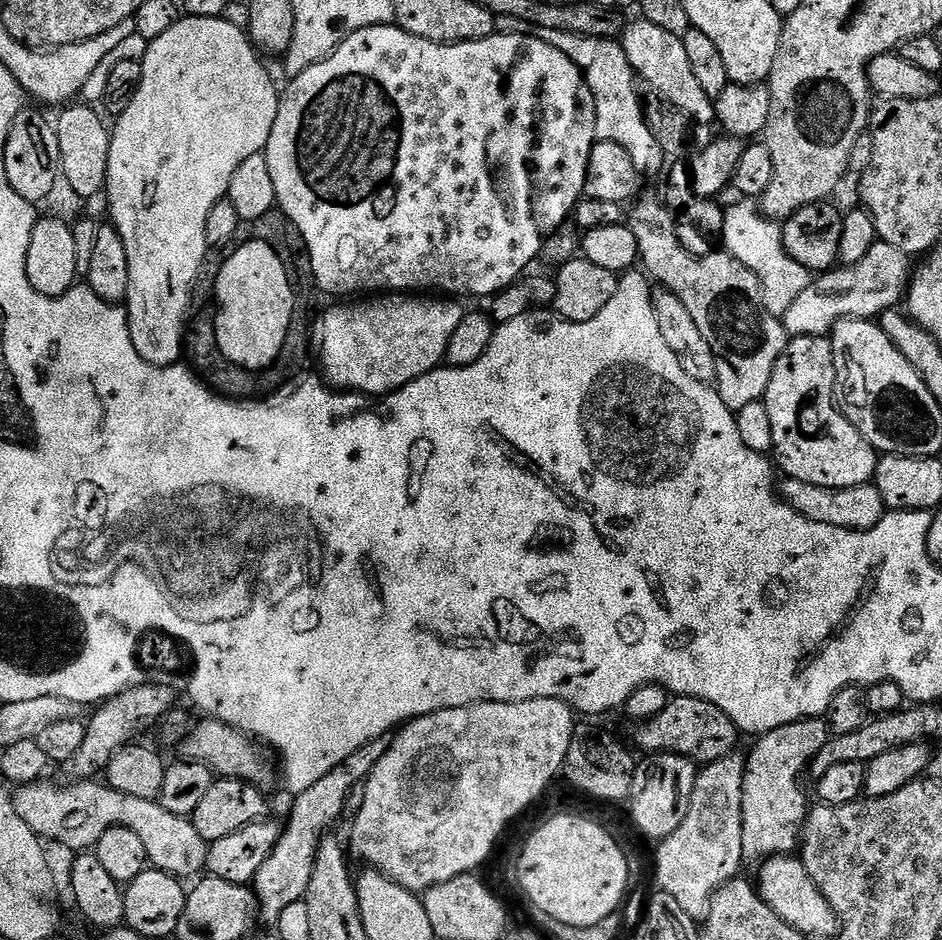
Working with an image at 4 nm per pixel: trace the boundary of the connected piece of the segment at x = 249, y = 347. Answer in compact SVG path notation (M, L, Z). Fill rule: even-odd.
M249 240L240 246L241 248L221 266L220 273L216 276L216 344L231 364L258 372L271 368L272 363L280 357L286 334L290 330L290 322L298 312L298 296L293 292L292 283L286 274L285 260L278 258L278 254L274 254L274 250L266 246L266 242Z

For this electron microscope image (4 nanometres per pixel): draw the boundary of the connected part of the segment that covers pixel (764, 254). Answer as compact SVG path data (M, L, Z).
M744 198L724 213L723 251L729 252L742 266L746 266L758 278L762 294L762 308L766 314L783 318L790 305L810 286L814 273L806 266L794 262L784 248L784 233L777 221L765 216L751 199Z

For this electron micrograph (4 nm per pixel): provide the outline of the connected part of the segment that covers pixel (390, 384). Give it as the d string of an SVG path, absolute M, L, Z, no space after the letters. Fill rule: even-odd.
M380 294L375 298L364 298L359 302L340 302L337 308L332 308L320 320L320 364L324 367L323 379L333 389L363 394L369 398L383 398L389 392L396 392L399 388L406 387L410 382L422 378L428 372L445 363L444 355L450 346L450 338L454 338L454 330L458 330L458 322L462 322L465 309L459 308L457 301L452 298L436 298L440 300L427 300L424 294Z

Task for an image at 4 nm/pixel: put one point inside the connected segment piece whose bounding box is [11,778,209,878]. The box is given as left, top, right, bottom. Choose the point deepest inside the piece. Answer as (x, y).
(76, 814)

